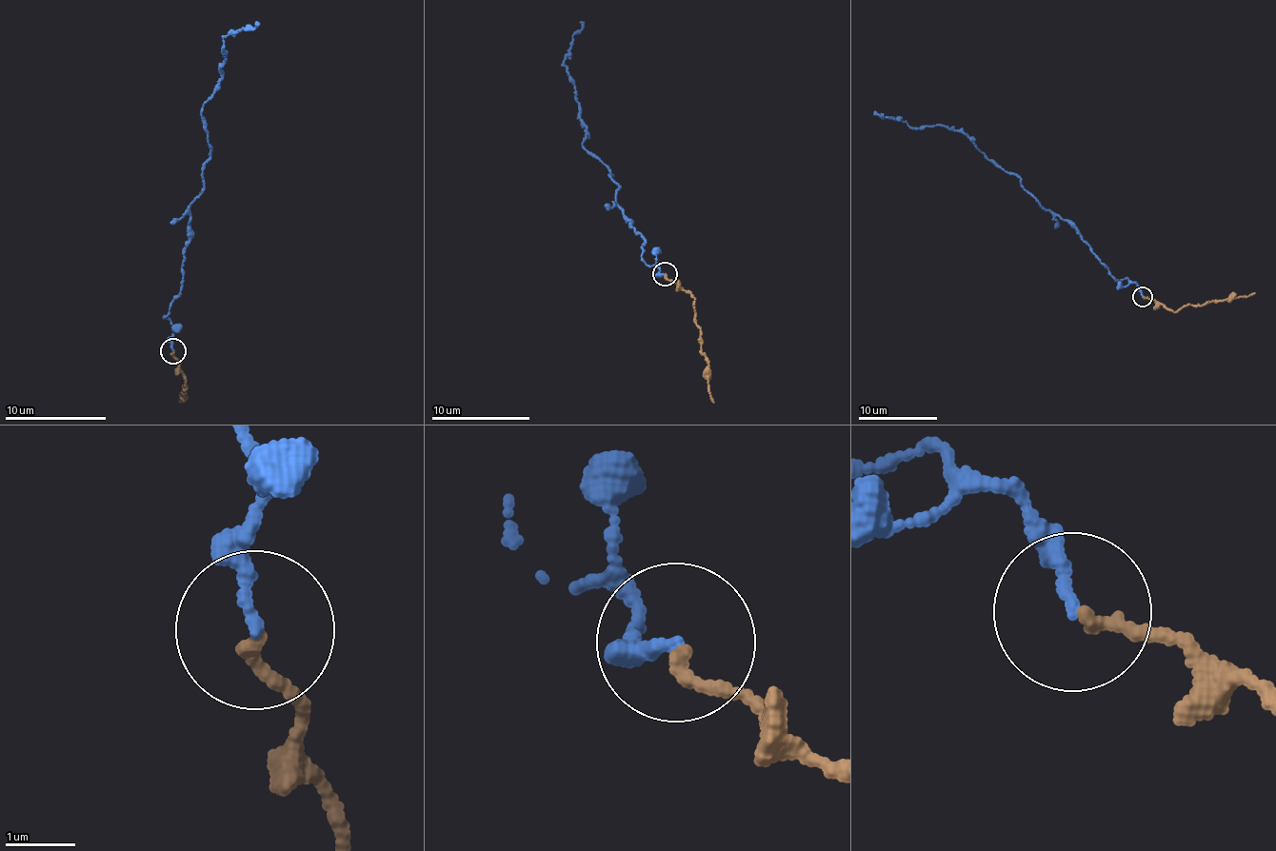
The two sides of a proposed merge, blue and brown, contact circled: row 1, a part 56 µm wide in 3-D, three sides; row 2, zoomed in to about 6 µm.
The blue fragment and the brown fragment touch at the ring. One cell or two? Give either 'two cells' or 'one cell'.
one cell

